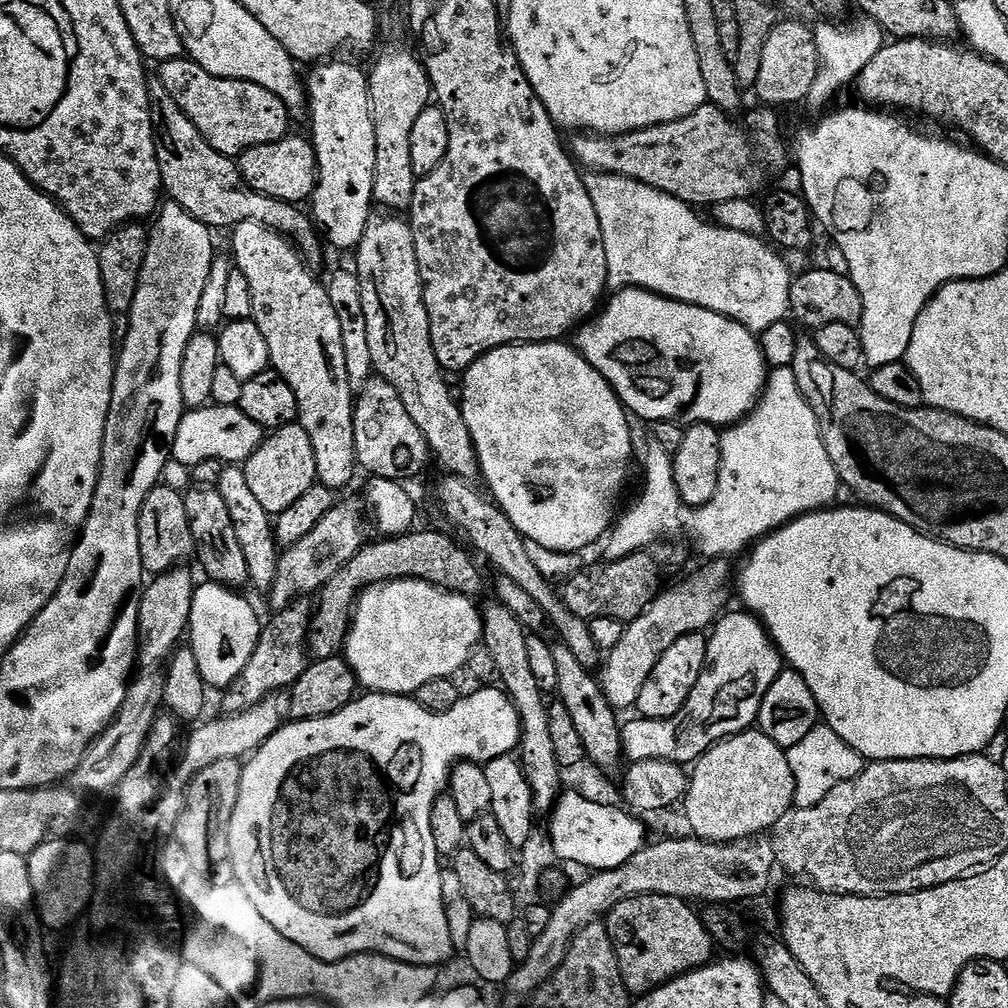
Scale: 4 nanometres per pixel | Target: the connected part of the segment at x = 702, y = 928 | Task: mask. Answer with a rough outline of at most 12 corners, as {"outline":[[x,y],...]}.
{"outline":[[635,896],[606,923],[629,993],[713,963],[687,900]]}

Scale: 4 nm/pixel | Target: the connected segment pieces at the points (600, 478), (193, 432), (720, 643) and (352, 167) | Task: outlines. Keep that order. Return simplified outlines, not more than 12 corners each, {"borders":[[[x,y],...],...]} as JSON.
{"borders":[[[571,343],[463,373],[483,483],[525,538],[613,527],[631,422]],[[238,406],[191,409],[182,459],[240,466],[262,446],[264,425]],[[729,611],[682,710],[626,724],[629,761],[692,766],[749,731],[782,671],[753,613]],[[365,69],[306,76],[316,191],[336,248],[374,218],[374,118]]]}

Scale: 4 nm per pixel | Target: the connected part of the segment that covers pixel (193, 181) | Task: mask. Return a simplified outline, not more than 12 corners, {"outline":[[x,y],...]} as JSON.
{"outline":[[167,88],[154,92],[167,195],[213,230],[255,218],[308,258],[303,207],[247,184]]}

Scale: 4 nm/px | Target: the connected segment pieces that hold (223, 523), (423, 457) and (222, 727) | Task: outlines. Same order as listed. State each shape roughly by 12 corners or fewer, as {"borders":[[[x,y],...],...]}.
{"borders":[[[219,487],[187,489],[207,579],[247,585],[246,550]],[[376,374],[354,400],[356,455],[403,481],[433,459],[404,397]],[[287,691],[220,714],[183,741],[184,768],[251,757],[284,727]]]}

